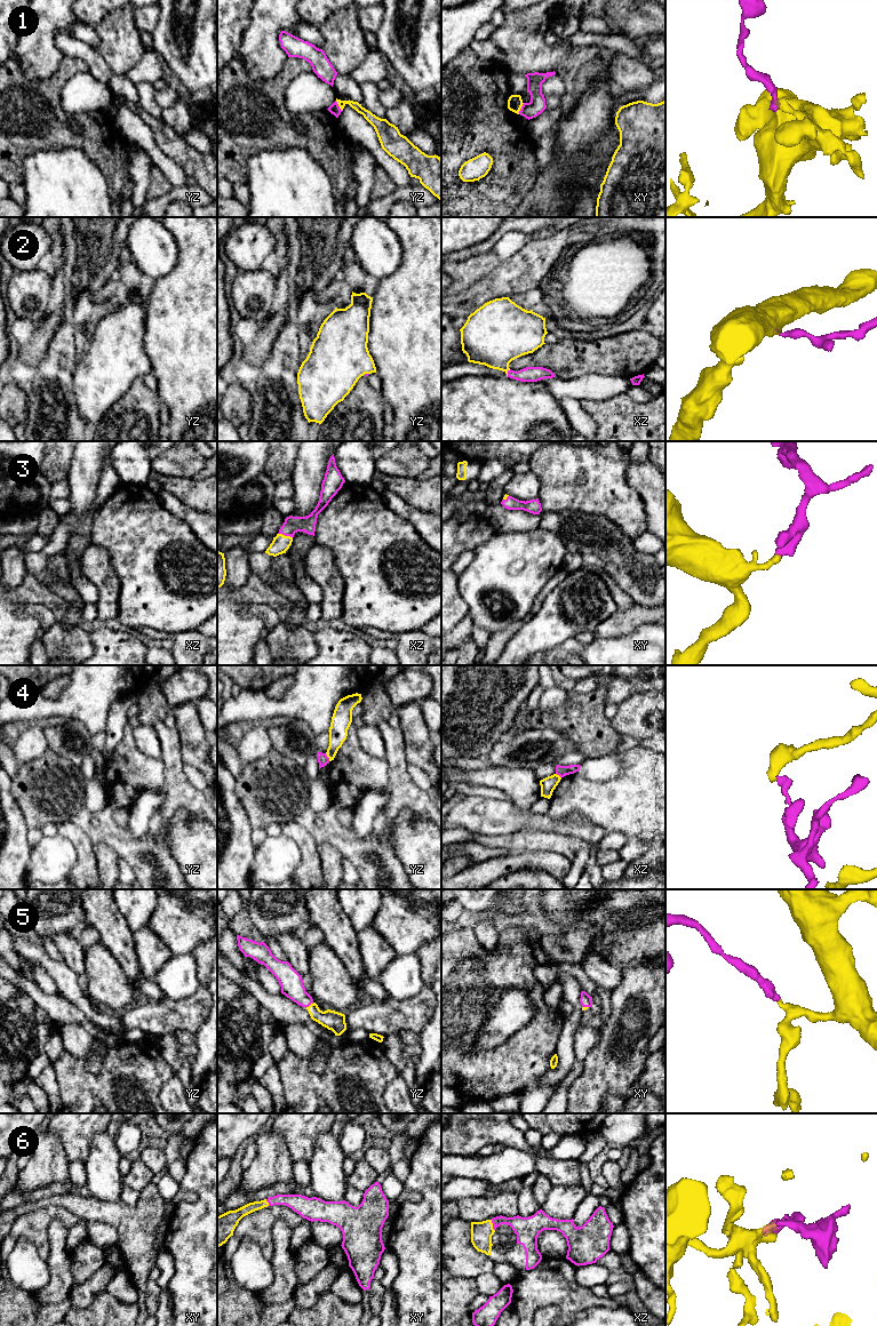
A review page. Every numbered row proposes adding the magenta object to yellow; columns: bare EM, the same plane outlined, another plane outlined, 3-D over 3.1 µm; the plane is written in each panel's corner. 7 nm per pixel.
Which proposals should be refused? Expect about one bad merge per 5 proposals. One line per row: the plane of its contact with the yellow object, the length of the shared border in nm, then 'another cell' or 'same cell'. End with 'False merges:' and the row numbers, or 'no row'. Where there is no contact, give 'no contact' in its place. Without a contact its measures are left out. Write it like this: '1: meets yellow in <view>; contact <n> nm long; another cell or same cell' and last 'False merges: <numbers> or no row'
1: meets yellow in xy; contact 90 nm long; another cell
2: meets yellow in xz; contact 60 nm long; same cell
3: meets yellow in xz; contact 110 nm long; same cell
4: meets yellow in yz; contact 70 nm long; another cell
5: meets yellow in yz; contact 70 nm long; same cell
6: meets yellow in xz; contact 80 nm long; same cell
False merges: 1, 4

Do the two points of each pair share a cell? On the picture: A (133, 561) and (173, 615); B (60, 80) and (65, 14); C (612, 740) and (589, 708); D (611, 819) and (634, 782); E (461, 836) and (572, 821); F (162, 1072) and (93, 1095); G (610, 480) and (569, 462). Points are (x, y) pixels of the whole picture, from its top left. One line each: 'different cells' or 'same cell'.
A: same cell
B: different cells
C: same cell
D: same cell
E: different cells
F: same cell
G: same cell

